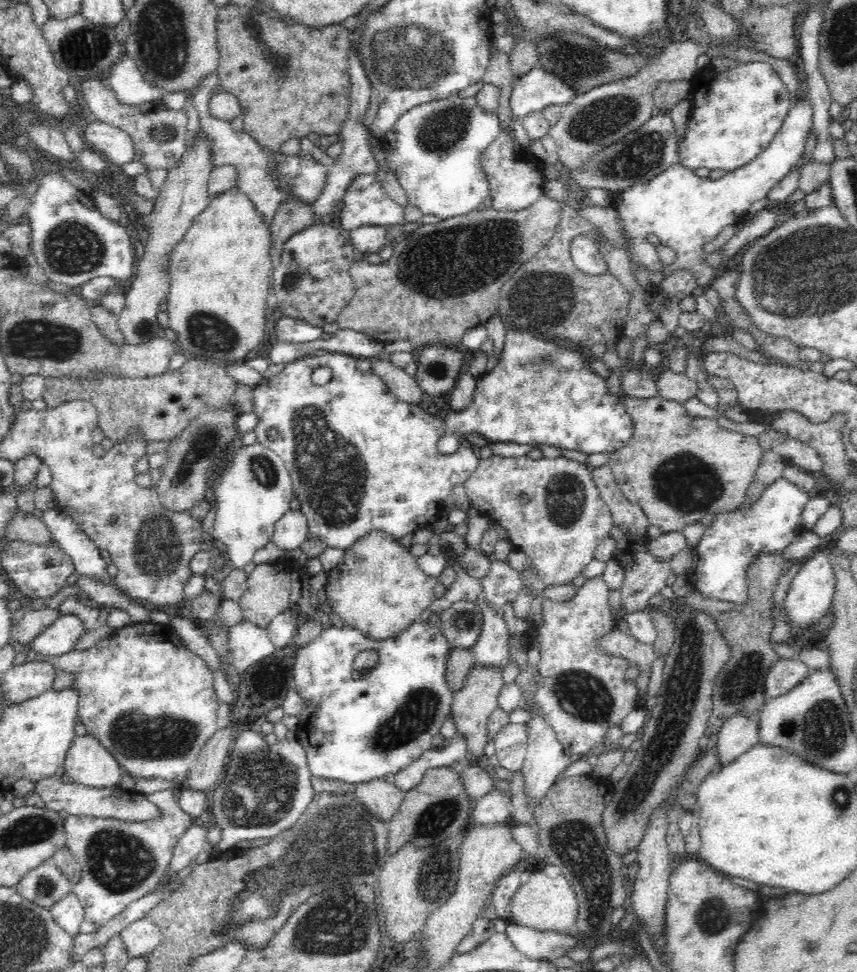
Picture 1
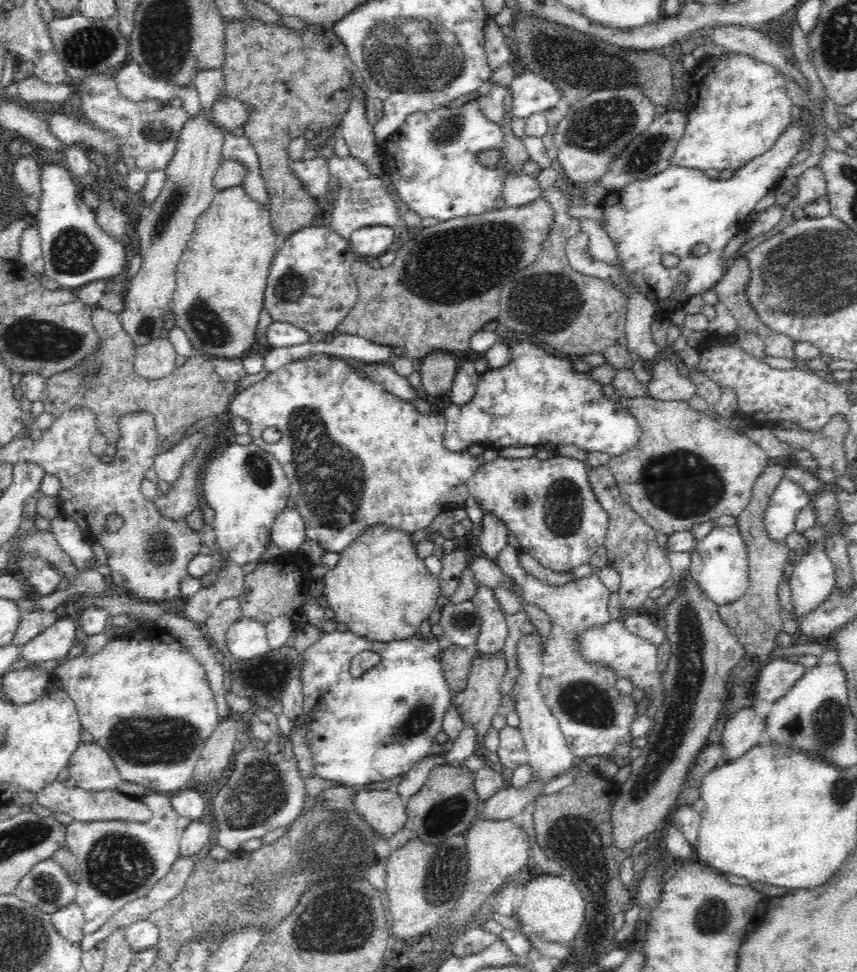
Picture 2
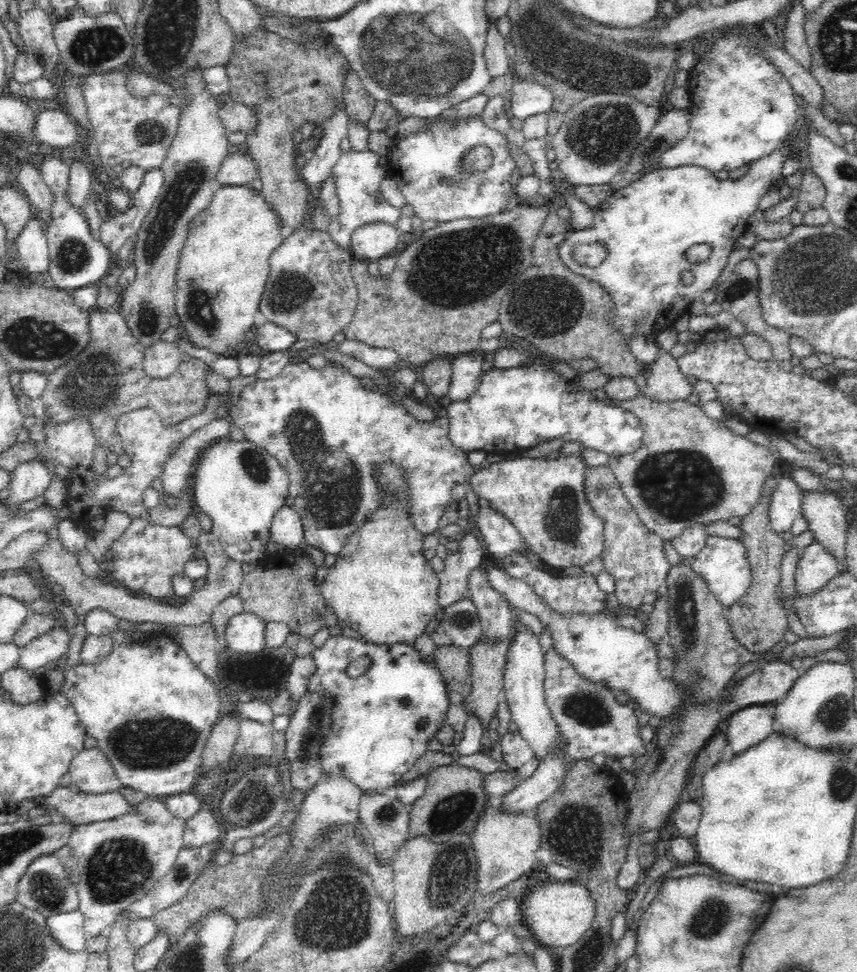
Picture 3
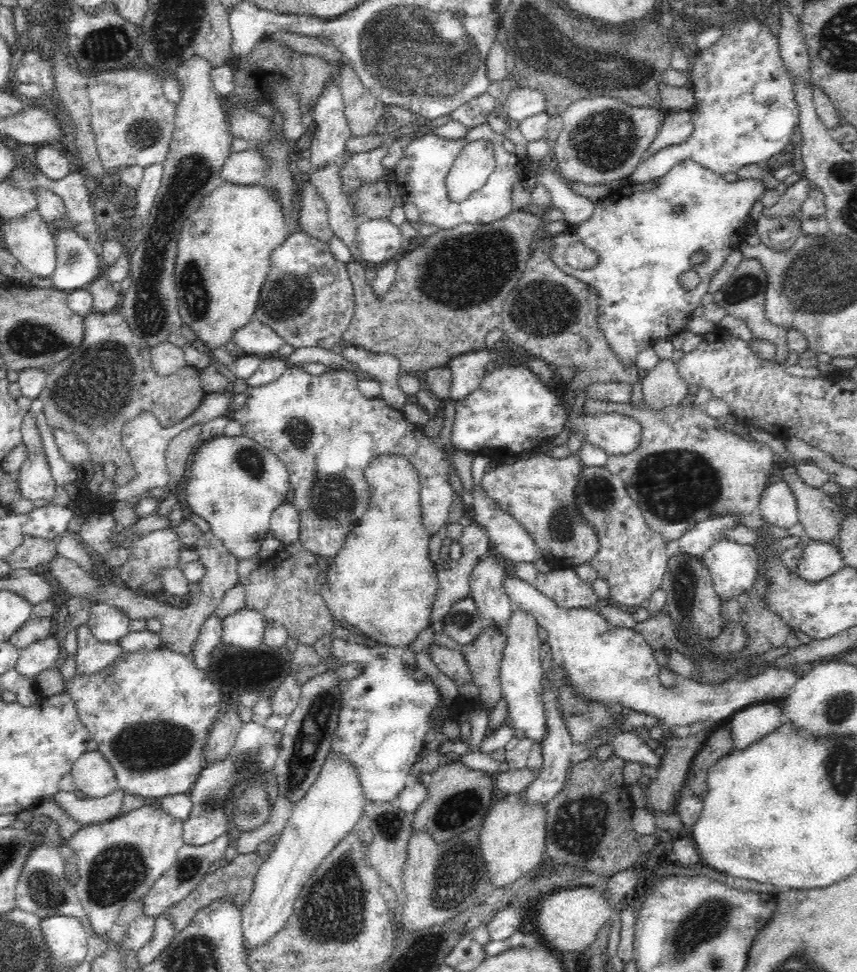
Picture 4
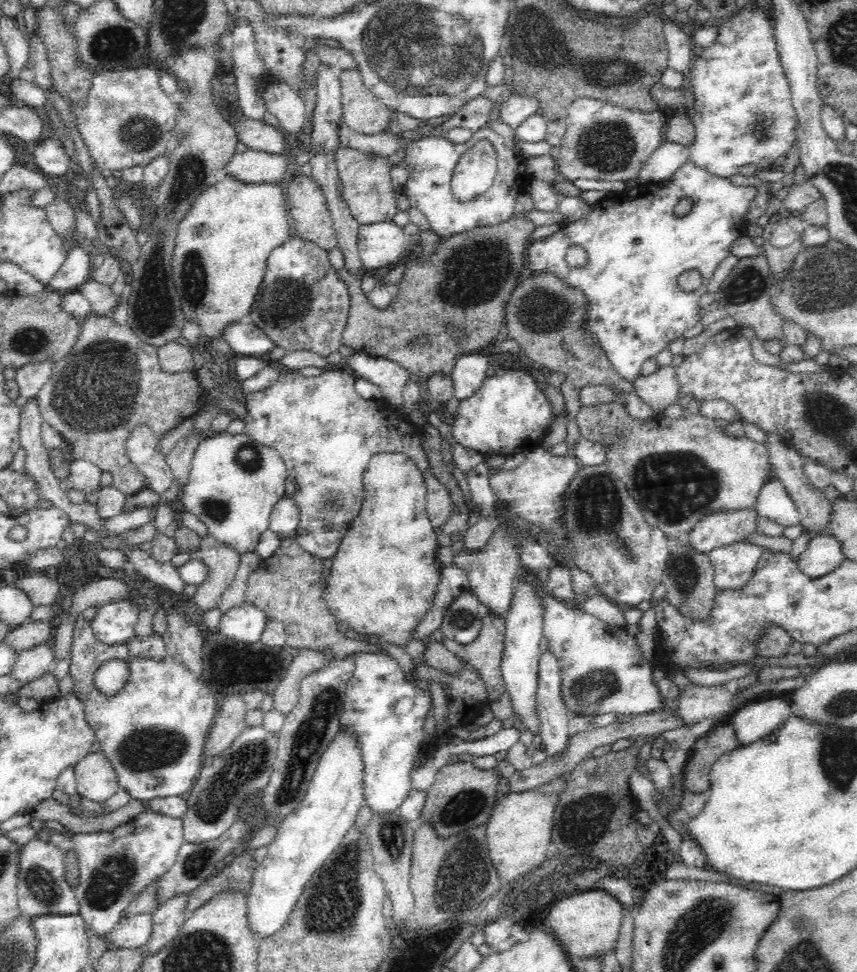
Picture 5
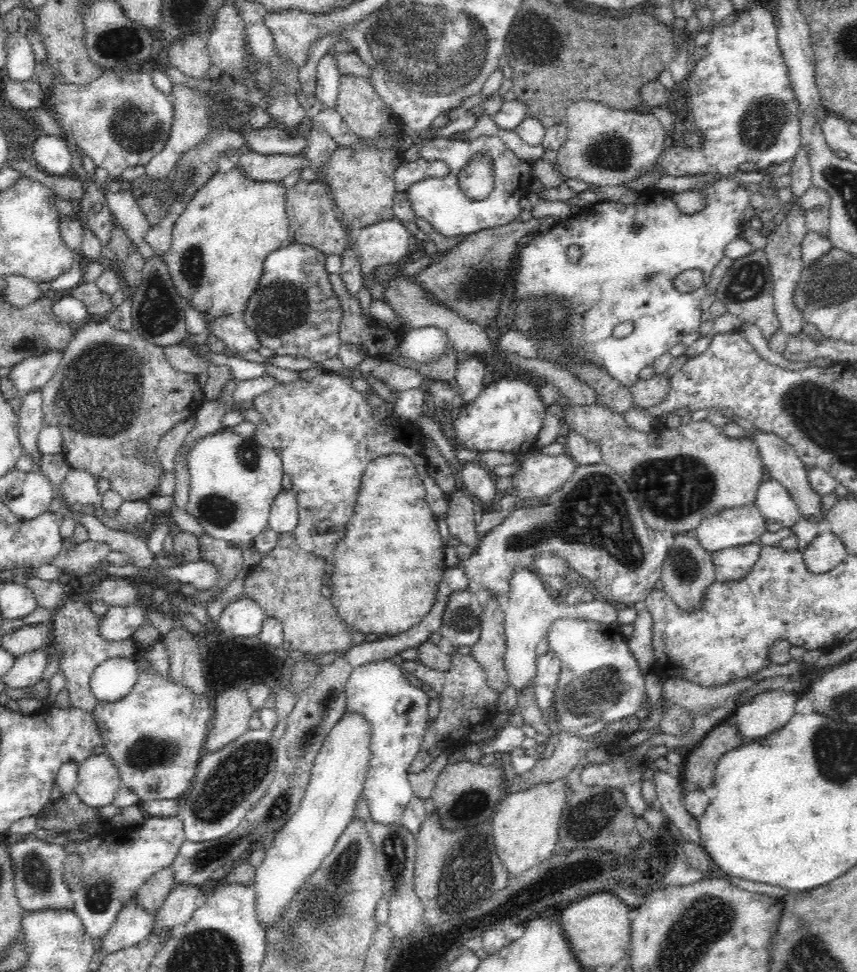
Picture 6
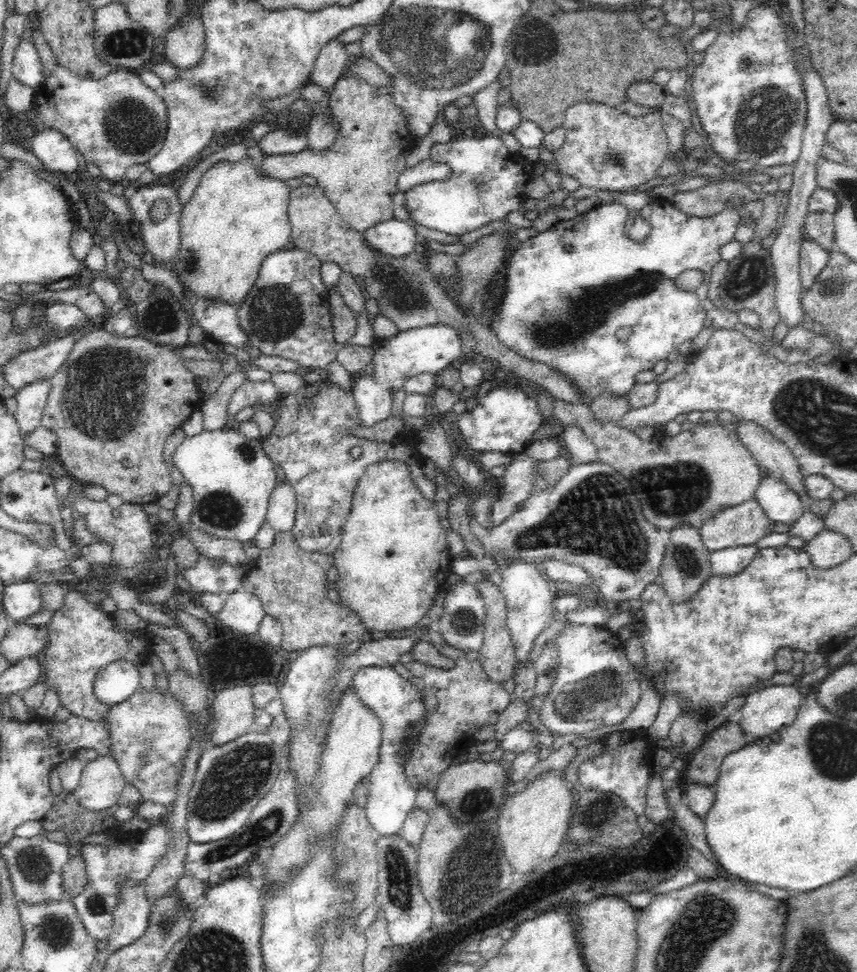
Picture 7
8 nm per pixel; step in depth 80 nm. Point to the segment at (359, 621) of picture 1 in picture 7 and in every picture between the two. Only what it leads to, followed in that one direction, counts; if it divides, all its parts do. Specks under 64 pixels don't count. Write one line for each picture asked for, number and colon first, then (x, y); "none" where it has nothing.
2: (380, 588)
3: (381, 585)
4: (382, 584)
5: (383, 580)
6: (388, 566)
7: (393, 559)

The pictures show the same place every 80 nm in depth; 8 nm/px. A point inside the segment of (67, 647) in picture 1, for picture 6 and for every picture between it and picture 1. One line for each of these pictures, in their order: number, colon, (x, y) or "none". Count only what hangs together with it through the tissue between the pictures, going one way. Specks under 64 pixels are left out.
2: (54, 643)
3: (41, 653)
4: (42, 655)
5: (32, 664)
6: (28, 669)

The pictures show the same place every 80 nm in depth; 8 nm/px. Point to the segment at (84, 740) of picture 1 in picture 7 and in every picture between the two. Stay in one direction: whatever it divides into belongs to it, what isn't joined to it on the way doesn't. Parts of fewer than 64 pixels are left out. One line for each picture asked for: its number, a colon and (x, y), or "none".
2: (90, 767)
3: (93, 774)
4: (94, 776)
5: (97, 780)
6: (98, 784)
7: (102, 782)

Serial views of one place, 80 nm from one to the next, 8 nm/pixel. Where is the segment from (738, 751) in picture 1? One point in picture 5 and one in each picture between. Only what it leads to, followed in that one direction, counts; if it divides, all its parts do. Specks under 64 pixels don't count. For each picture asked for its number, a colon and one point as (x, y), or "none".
2: (743, 730)
3: (748, 726)
4: (748, 725)
5: (761, 717)

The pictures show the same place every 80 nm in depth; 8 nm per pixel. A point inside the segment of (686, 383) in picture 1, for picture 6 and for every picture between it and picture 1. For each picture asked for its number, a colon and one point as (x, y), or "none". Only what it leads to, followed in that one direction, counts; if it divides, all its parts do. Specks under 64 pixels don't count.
2: (666, 383)
3: (666, 383)
4: (662, 386)
5: (659, 390)
6: (646, 393)

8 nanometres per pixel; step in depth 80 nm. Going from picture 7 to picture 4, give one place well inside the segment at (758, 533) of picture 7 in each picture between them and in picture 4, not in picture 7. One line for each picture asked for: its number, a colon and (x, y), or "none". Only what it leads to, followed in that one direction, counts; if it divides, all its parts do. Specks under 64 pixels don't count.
4: (698, 538)
5: (721, 528)
6: (739, 526)

